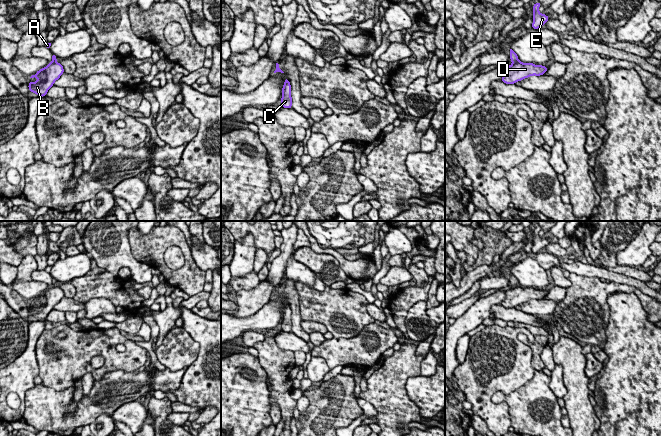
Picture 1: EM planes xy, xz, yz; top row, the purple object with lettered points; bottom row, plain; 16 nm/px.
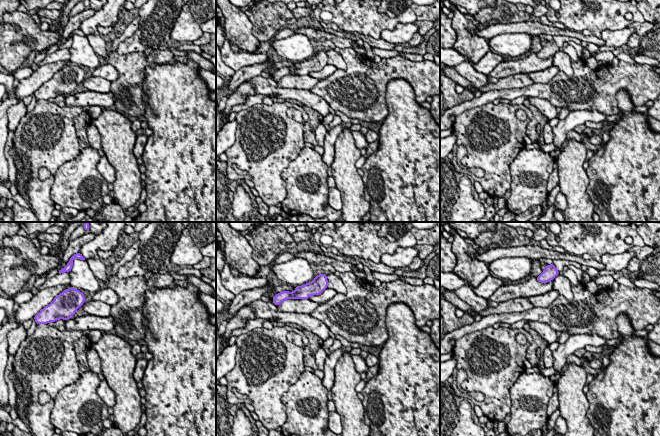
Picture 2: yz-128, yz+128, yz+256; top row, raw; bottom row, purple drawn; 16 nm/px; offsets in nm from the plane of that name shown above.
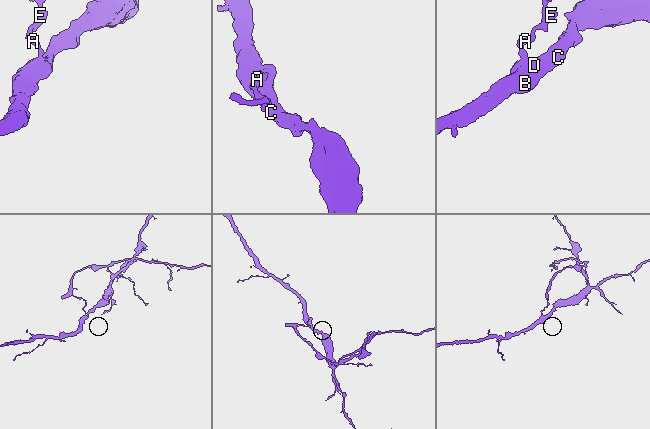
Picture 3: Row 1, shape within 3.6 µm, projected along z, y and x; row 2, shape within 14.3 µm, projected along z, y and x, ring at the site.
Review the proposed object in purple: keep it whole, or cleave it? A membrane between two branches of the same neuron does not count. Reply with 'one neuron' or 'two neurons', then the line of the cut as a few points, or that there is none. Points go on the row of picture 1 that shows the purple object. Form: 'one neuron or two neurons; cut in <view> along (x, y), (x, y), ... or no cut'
two neurons; cut in yz along (518, 60), (515, 62)

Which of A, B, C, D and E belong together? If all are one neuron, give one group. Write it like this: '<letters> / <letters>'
A E / B C D

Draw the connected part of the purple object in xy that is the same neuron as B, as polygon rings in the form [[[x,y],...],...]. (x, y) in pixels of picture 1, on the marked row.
[[[50,62],[46,67],[37,71],[30,78],[37,77],[36,82],[29,81],[29,91],[37,94],[39,97],[46,96],[48,90],[54,85],[54,82],[64,73],[63,66],[58,62]]]

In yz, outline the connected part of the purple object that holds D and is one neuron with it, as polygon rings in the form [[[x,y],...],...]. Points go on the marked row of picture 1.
[[[517,61],[512,65],[507,66],[505,70],[506,73],[501,80],[505,84],[515,84],[516,82],[533,75],[541,76],[548,70],[548,68],[542,65]]]

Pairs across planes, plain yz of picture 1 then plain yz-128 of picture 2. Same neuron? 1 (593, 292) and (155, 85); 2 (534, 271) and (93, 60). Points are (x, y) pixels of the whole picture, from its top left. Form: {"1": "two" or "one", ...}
{"1": "two", "2": "one"}

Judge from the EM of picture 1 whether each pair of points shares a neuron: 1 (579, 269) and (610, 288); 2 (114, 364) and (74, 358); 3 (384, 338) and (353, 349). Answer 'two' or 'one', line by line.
1: two
2: one
3: one

